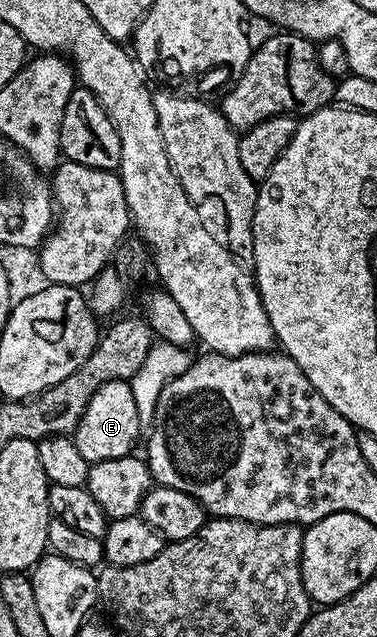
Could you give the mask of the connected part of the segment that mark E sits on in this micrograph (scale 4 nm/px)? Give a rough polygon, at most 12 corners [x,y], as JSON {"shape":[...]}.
{"shape":[[131,382],[102,385],[76,426],[89,464],[133,454],[140,431]]}

